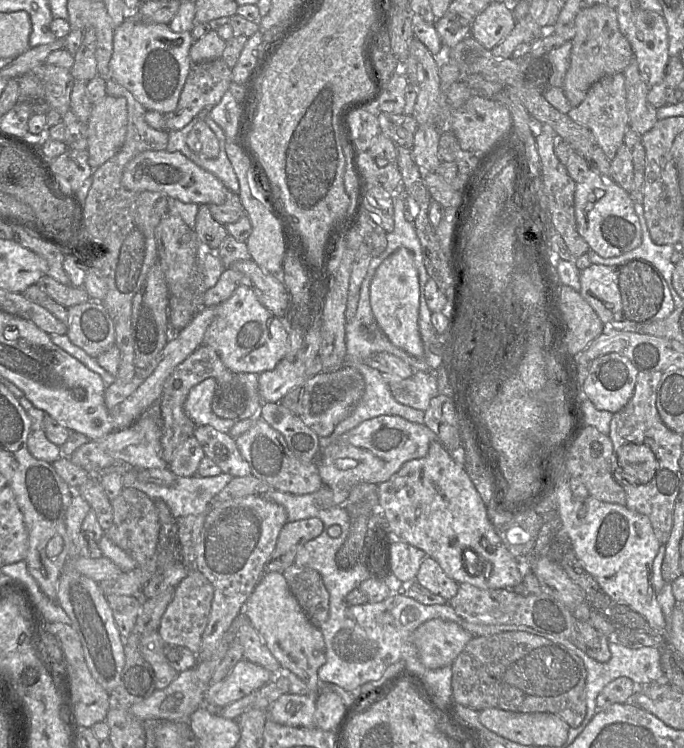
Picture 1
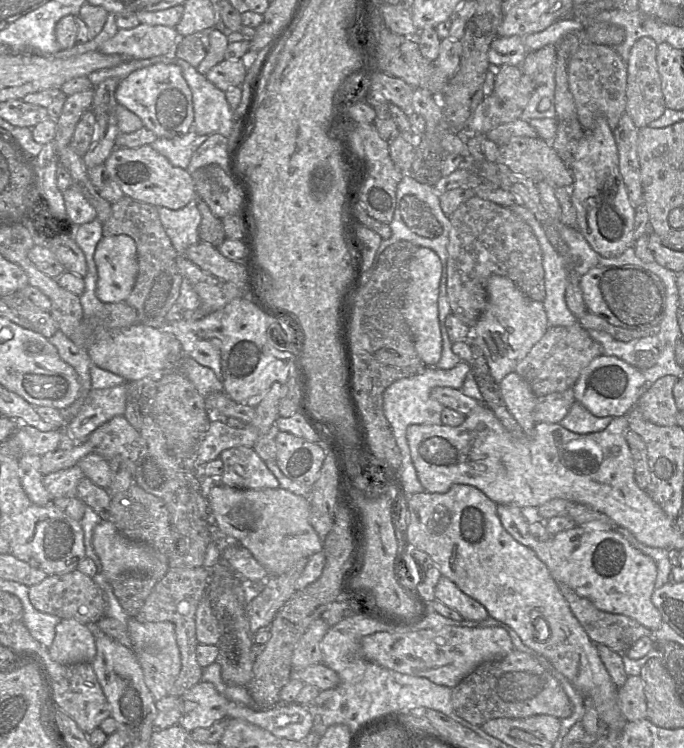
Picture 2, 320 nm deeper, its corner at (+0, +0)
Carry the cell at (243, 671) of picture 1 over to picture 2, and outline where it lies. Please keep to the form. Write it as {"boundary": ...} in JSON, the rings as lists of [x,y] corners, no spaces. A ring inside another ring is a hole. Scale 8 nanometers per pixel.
{"boundary":[[[200,681],[181,696],[183,714],[178,724],[186,731],[208,728],[226,717],[229,701],[210,682]]]}

